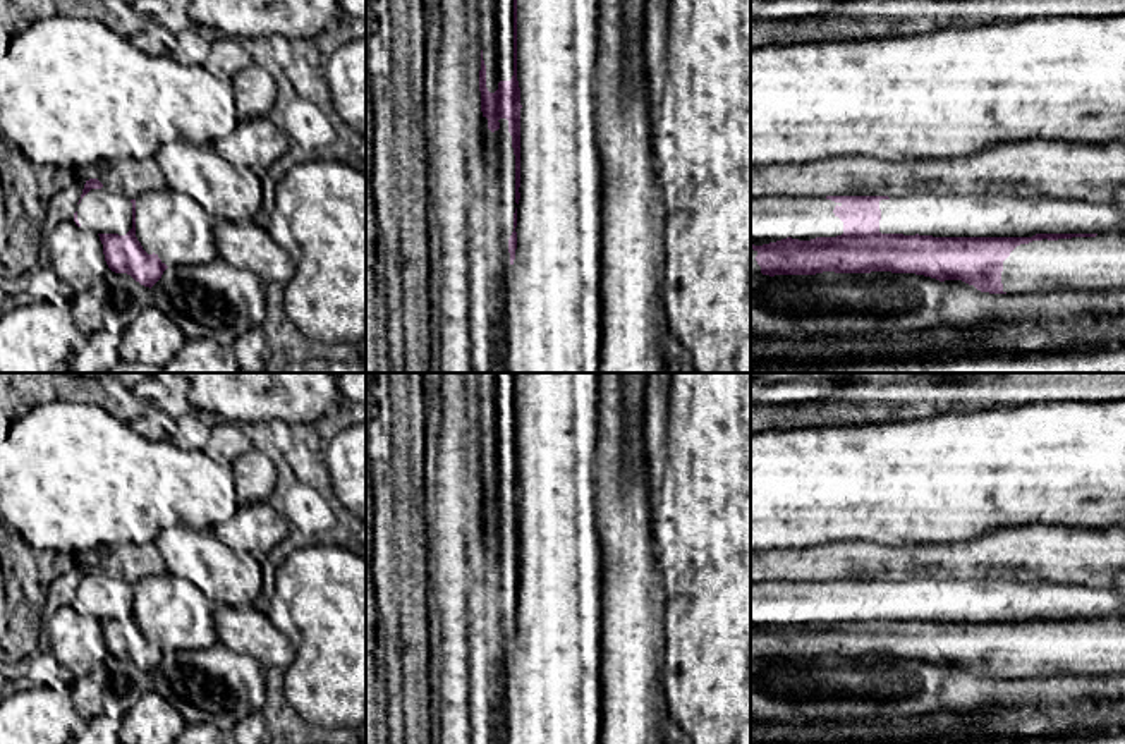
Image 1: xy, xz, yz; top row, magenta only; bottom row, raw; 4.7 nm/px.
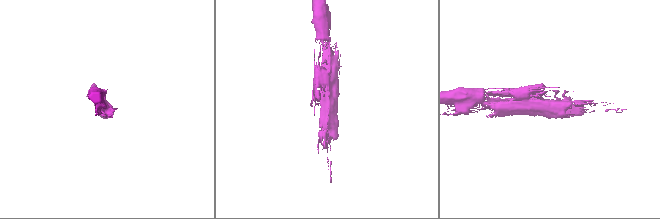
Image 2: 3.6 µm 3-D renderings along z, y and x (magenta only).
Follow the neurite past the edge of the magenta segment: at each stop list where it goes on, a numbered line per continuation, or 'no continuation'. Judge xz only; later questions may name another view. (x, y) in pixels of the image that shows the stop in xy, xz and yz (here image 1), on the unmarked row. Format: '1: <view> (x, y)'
1: xz (495, 390)
2: xz (492, 557)

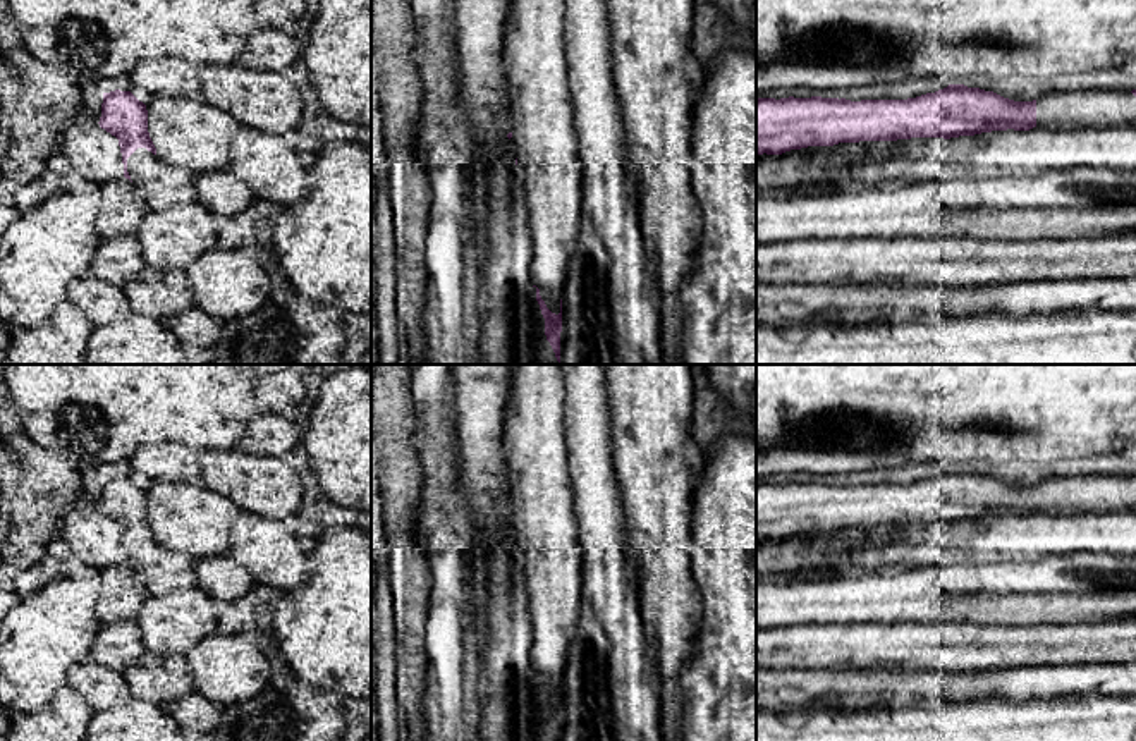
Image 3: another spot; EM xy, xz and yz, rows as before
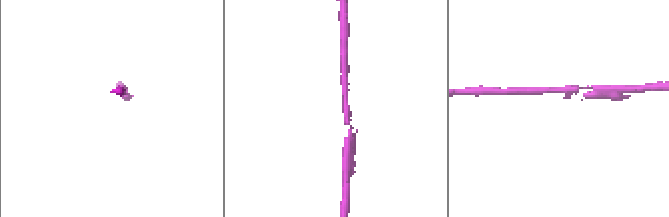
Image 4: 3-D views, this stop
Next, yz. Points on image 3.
1: yz (1059, 496)

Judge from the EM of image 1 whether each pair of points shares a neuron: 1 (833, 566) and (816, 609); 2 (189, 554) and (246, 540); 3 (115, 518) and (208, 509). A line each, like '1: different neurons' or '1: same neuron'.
1: different neurons
2: different neurons
3: same neuron

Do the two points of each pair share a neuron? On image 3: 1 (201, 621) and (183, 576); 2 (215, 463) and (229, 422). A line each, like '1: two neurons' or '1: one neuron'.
1: two neurons
2: two neurons

